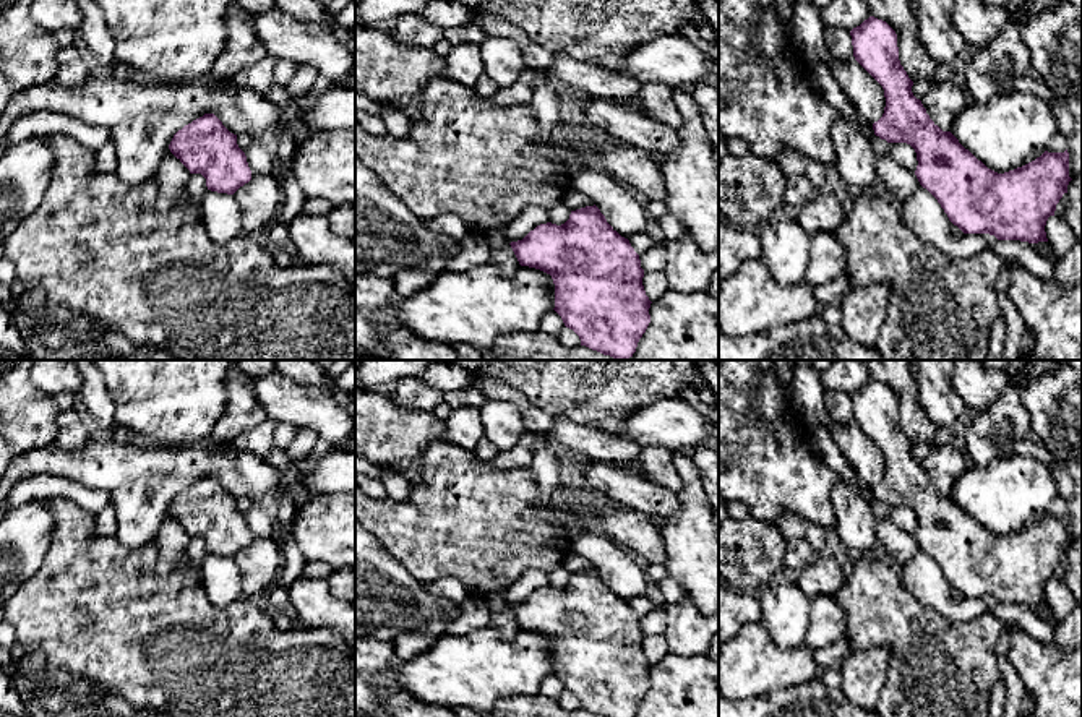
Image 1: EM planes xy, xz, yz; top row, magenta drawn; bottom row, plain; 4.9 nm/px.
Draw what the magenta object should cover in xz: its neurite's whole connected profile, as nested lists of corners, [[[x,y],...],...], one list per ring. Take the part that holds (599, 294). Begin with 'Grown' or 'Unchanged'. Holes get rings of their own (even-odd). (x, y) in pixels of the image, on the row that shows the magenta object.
Unchanged. [[[586,206],[571,211],[561,224],[540,224],[522,240],[509,243],[519,264],[540,269],[555,284],[555,311],[566,328],[573,329],[581,346],[628,360],[650,323],[650,300],[646,295],[639,255],[629,240],[621,237],[600,209]]]

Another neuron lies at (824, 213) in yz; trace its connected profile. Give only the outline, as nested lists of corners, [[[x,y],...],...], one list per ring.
[[[816,193],[798,209],[796,222],[809,237],[819,232],[837,232],[847,211],[834,195]]]

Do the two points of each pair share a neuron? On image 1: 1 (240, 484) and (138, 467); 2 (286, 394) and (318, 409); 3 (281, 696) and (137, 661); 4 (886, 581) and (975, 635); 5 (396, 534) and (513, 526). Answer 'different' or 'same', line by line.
1: same
2: same
3: same
4: same
5: same

